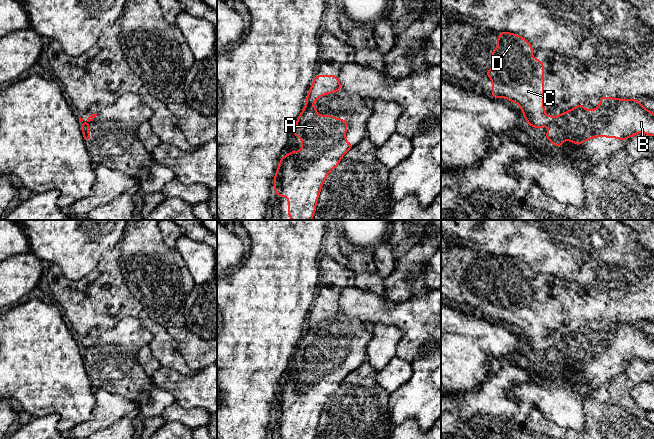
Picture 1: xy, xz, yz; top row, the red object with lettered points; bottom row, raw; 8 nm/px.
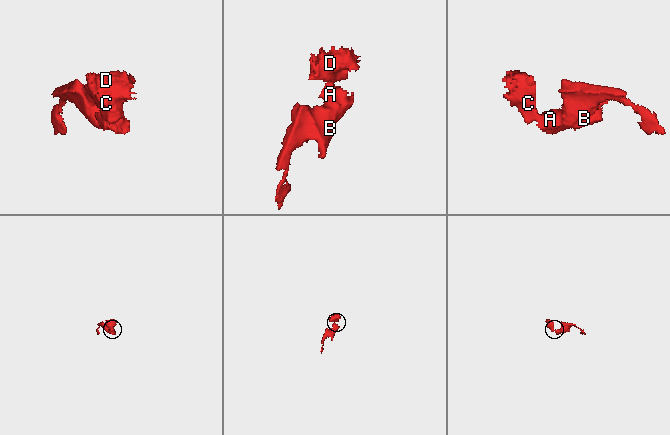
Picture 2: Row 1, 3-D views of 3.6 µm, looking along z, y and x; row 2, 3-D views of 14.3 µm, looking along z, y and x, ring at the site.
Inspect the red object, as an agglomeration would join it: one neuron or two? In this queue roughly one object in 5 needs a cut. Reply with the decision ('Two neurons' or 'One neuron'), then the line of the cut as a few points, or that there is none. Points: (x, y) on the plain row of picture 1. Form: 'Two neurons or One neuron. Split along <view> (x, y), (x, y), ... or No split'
Two neurons. Split along yz (555, 341), (551, 345)

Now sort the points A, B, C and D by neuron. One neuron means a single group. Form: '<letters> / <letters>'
A B / C D

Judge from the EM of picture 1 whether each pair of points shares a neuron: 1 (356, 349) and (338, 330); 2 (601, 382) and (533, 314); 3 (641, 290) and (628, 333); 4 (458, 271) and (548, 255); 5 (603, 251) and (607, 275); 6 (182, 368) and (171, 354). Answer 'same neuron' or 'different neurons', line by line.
1: same neuron
2: different neurons
3: different neurons
4: different neurons
5: different neurons
6: same neuron

